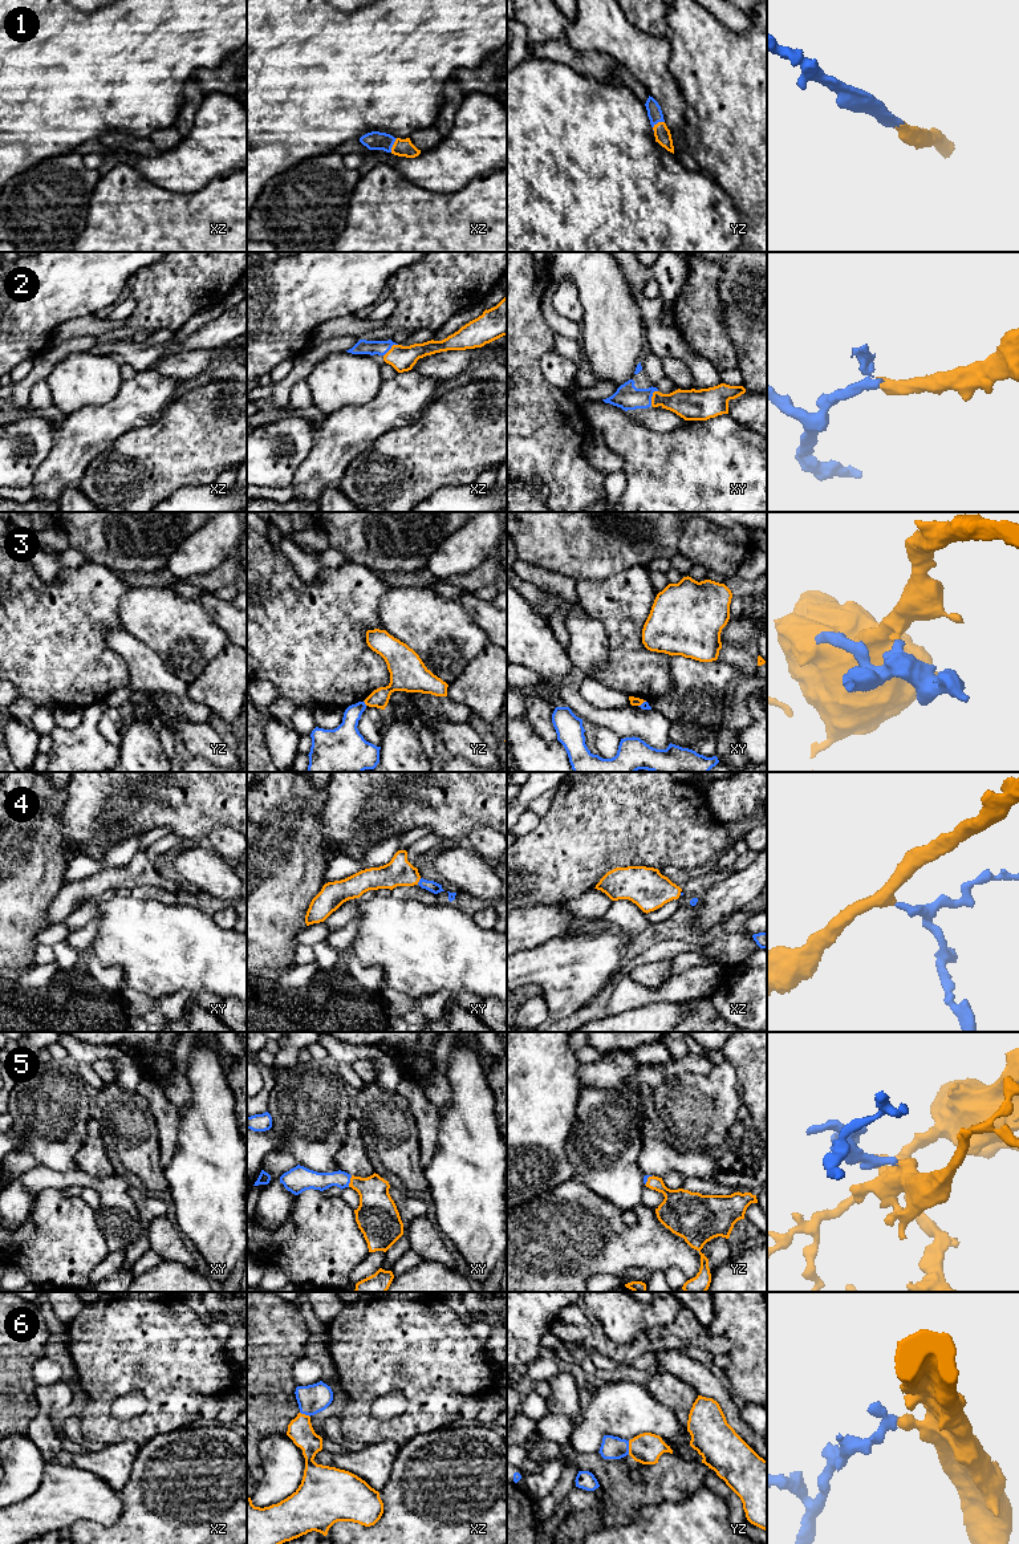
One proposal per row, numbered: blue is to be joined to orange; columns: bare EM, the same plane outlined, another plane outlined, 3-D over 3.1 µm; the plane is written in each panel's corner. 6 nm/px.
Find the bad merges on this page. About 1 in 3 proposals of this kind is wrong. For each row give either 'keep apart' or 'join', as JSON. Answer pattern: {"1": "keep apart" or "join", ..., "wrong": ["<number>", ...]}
{"1": "join", "2": "join", "3": "keep apart", "4": "join", "5": "join", "6": "join", "wrong": ["3"]}

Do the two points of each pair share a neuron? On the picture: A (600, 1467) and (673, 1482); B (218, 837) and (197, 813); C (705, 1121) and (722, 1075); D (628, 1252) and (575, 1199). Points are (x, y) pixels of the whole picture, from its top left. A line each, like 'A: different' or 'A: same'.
A: same
B: different
C: same
D: same

